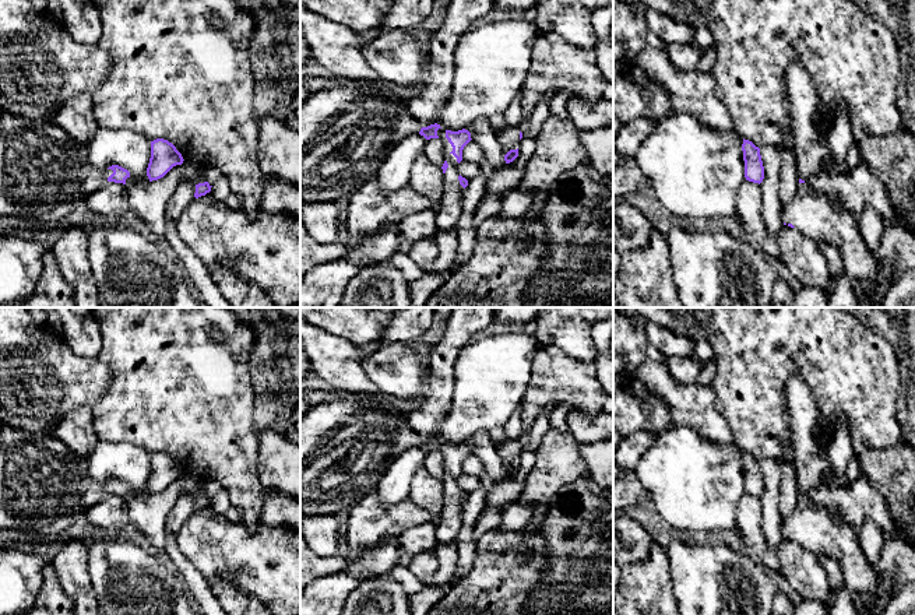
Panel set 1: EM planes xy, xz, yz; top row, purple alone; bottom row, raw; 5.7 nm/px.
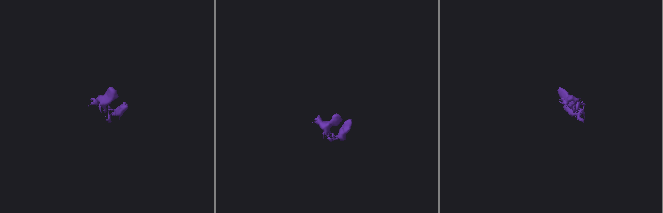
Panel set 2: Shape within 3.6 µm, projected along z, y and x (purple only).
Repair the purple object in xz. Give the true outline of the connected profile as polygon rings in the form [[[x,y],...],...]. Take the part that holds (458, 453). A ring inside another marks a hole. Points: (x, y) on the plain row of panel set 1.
[[[355,397],[341,398],[312,407],[300,418],[300,514],[305,516],[334,516],[342,510],[351,509],[366,495],[376,492],[376,488],[391,463],[405,450],[419,446],[426,453],[440,451],[444,460],[444,486],[443,507],[436,519],[436,538],[439,544],[451,544],[457,541],[462,526],[464,502],[468,493],[462,491],[457,478],[462,474],[462,463],[472,453],[465,442],[458,444],[444,443],[434,436],[423,440],[409,425],[407,415],[397,410],[366,408]]]

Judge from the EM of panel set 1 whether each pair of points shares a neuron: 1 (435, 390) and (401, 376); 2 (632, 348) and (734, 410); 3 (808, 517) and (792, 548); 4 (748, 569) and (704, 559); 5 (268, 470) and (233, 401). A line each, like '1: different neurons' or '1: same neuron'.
1: different neurons
2: different neurons
3: different neurons
4: same neuron
5: different neurons

